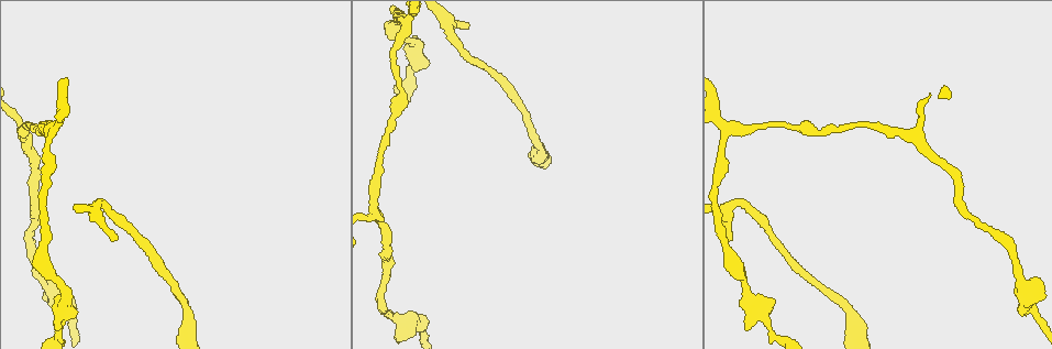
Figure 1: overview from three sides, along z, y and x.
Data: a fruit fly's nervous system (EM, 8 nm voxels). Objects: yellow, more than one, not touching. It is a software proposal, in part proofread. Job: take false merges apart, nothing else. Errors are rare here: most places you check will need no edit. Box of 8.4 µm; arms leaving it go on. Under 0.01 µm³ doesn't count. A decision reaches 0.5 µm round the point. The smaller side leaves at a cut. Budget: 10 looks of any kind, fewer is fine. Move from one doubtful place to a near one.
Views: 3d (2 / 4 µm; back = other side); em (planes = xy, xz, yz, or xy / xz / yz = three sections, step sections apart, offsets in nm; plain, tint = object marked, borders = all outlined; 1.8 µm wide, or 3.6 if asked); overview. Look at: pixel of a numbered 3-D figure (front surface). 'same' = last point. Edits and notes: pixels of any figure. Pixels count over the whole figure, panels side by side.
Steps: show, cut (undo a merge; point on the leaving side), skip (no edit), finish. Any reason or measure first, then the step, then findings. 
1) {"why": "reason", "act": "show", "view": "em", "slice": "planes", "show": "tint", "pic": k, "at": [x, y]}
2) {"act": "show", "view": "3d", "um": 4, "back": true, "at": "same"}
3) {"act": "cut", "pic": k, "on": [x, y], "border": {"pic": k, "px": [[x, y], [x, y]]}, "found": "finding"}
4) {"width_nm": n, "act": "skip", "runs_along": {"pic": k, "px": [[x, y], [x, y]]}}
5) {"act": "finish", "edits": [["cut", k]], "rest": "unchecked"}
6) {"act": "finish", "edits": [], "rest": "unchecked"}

{"why": "thick turns thin", "act": "show", "view": "em", "slice": "xz", "step": 4, "show": "tint", "pic": 1, "at": [400, 321]}

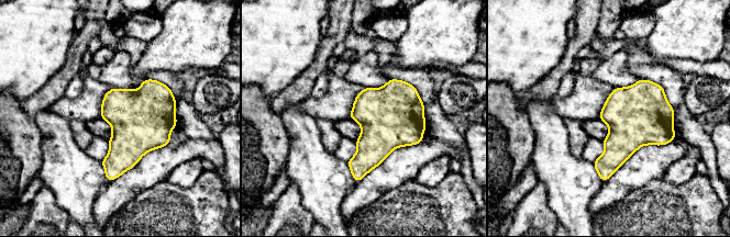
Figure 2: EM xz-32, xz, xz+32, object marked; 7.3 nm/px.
{"why": "cut it another way", "act": "show", "view": "em", "slice": "planes", "show": "tint", "at": "same"}

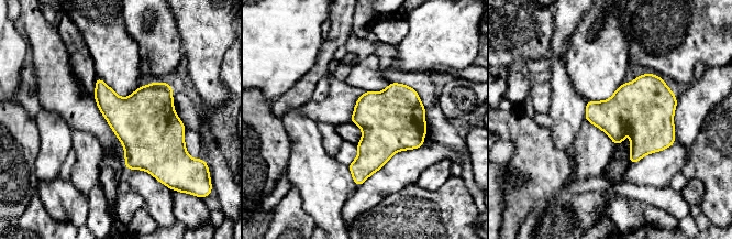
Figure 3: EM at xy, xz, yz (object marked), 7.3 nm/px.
{"act": "skip", "found": "all the same neuron"}

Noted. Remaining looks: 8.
{"why": "a narrow waist", "act": "show", "view": "em", "slice": "planes", "show": "tint", "pic": 1, "at": [767, 124]}

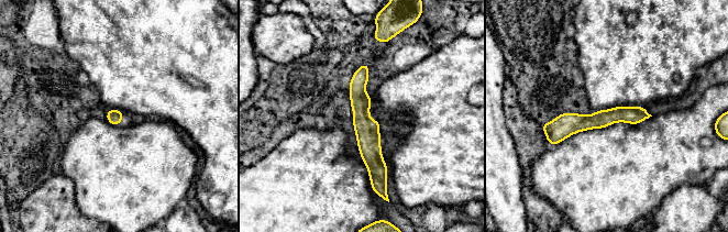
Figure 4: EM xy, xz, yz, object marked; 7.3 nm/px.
{"width_nm": 110, "act": "skip", "runs_along": {"pic": 4, "px": [[364, 67], [361, 120], [374, 181]]}, "found": "continuous, no second neuron"}

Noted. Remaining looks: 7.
{"why": "sharp bend", "act": "show", "view": "3d", "um": 4, "pic": 1, "at": [727, 209]}

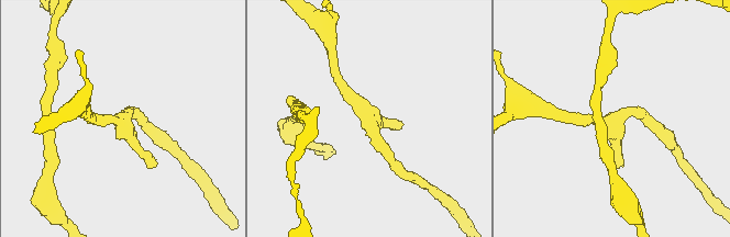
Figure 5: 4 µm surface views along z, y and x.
{"act": "show", "view": "em", "slice": "planes", "show": "borders", "pic": 5, "at": [613, 123]}

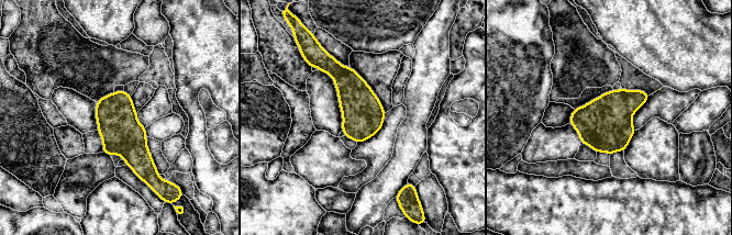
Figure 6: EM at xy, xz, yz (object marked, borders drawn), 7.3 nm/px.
{"act": "skip", "found": "continuous, no second neuron"}

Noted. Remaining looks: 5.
{"why": "sudden change in width", "act": "show", "view": "em", "slice": "xy", "step": 16, "show": "tint", "pic": 1, "at": [855, 326]}

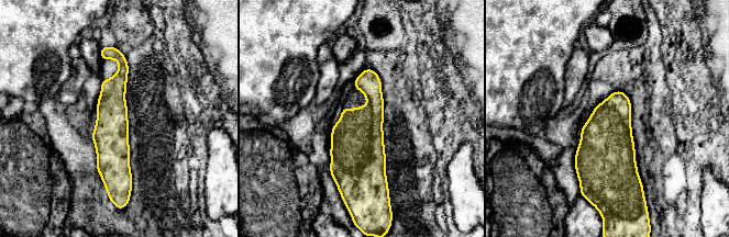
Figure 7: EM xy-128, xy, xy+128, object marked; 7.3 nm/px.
{"why": "cut it another way", "act": "show", "view": "em", "slice": "planes", "show": "borders", "at": "same"}

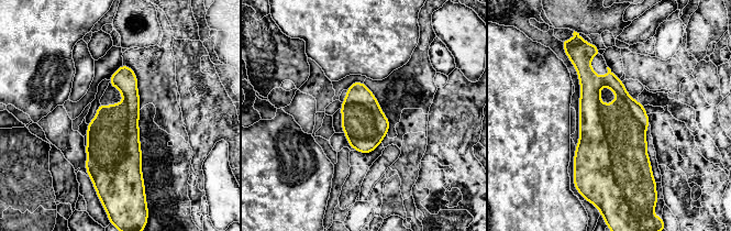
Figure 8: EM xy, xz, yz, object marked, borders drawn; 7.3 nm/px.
{"width_nm": 320, "act": "skip", "found": "all the same neuron"}

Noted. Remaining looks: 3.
{"act": "finish", "edits": [], "rest": "unchecked"}

